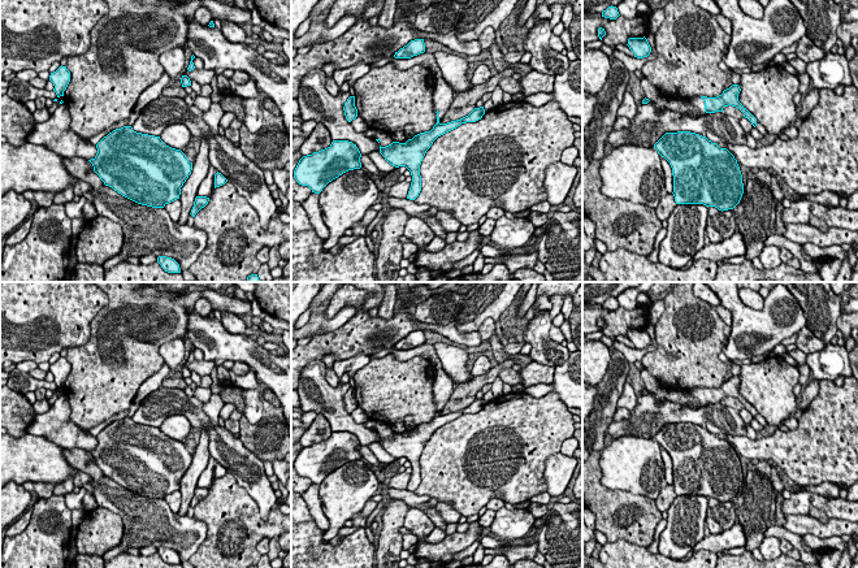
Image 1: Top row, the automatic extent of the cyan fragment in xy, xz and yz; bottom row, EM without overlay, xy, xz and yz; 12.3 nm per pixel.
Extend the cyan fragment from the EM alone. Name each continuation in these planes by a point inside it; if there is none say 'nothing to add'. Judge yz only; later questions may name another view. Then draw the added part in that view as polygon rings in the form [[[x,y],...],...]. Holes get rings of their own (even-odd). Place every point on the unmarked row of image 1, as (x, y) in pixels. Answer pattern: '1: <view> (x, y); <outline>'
1: yz (694, 398); [[[642,369],[640,376],[645,383],[645,389],[662,400],[670,400],[692,408],[706,406],[705,391],[702,389],[670,390],[646,369]]]

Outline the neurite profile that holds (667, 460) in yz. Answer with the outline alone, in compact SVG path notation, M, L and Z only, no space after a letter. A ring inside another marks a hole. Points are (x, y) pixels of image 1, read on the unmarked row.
M662 448L662 458L663 458L664 468L666 468L666 472L664 472L666 482L667 485L672 485L673 484L672 459L664 448Z

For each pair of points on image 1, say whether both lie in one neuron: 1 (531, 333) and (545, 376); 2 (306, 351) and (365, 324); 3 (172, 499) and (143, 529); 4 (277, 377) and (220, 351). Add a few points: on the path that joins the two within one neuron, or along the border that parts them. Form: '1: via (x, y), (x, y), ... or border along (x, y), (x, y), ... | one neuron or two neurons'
1: border along (533, 360), (554, 367) | two neurons
2: via (320, 345), (346, 342), (351, 338) | one neuron
3: border along (164, 498), (168, 507), (176, 514) | two neurons
4: via (263, 367), (245, 351), (234, 351) | one neuron

